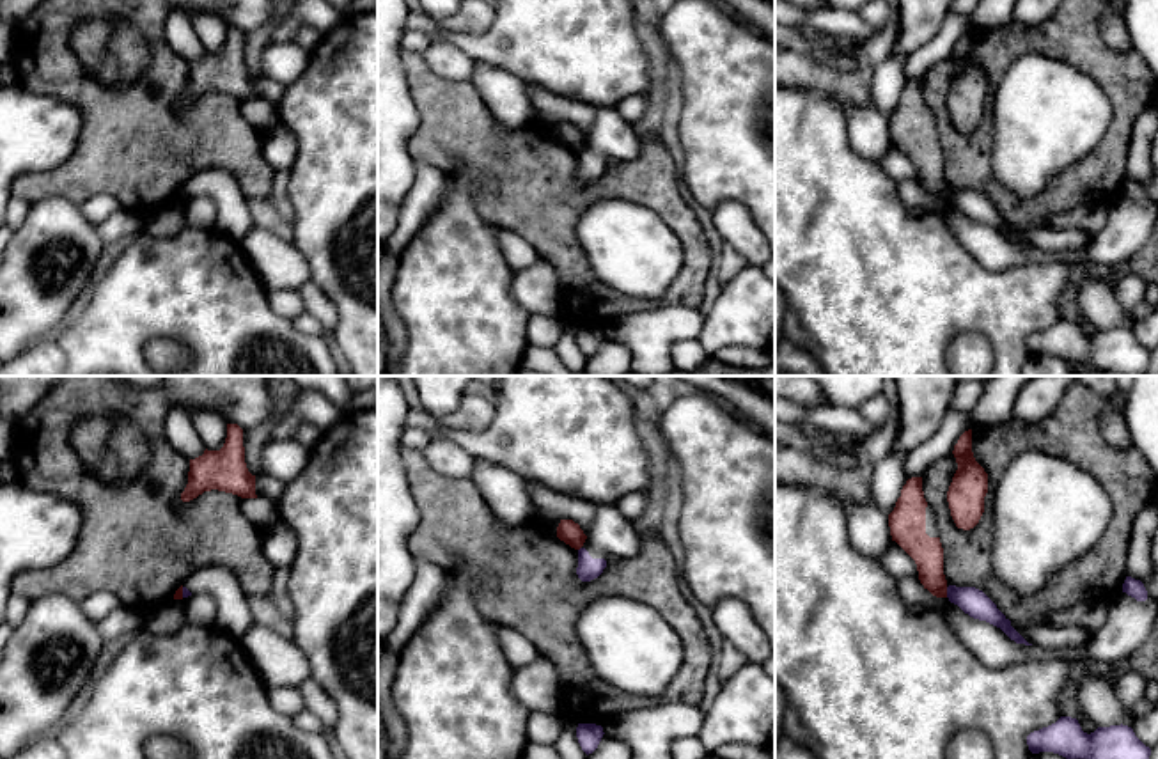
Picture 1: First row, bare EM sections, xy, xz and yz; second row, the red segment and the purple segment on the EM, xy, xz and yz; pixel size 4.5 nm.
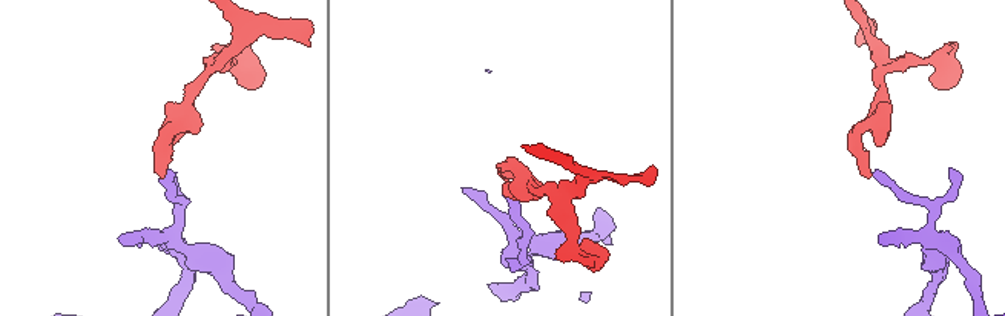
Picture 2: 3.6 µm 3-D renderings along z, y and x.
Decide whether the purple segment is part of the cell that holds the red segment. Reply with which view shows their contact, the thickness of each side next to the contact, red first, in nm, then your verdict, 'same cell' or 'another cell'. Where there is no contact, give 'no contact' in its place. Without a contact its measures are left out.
yz | 140/120 nm | another cell

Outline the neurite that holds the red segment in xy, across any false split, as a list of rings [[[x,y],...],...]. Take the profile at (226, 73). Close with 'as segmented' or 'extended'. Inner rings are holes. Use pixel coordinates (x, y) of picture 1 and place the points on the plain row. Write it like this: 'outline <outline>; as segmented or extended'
outline [[[227,27],[227,41],[220,53],[206,51],[202,59],[190,62],[188,87],[181,103],[190,105],[211,92],[257,101],[255,78],[246,71],[243,32],[238,27]]]; as segmented

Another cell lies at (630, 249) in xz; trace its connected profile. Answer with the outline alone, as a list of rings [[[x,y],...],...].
[[[599,200],[576,223],[591,270],[608,287],[637,300],[667,293],[683,266],[683,245],[649,207]]]

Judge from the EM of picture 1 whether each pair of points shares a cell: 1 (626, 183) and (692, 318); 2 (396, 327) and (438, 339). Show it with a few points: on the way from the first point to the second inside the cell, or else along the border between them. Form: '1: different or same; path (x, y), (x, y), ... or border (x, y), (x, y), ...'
1: different; border (658, 305), (690, 305), (697, 309)
2: different; border (396, 311), (405, 328), (401, 357)

